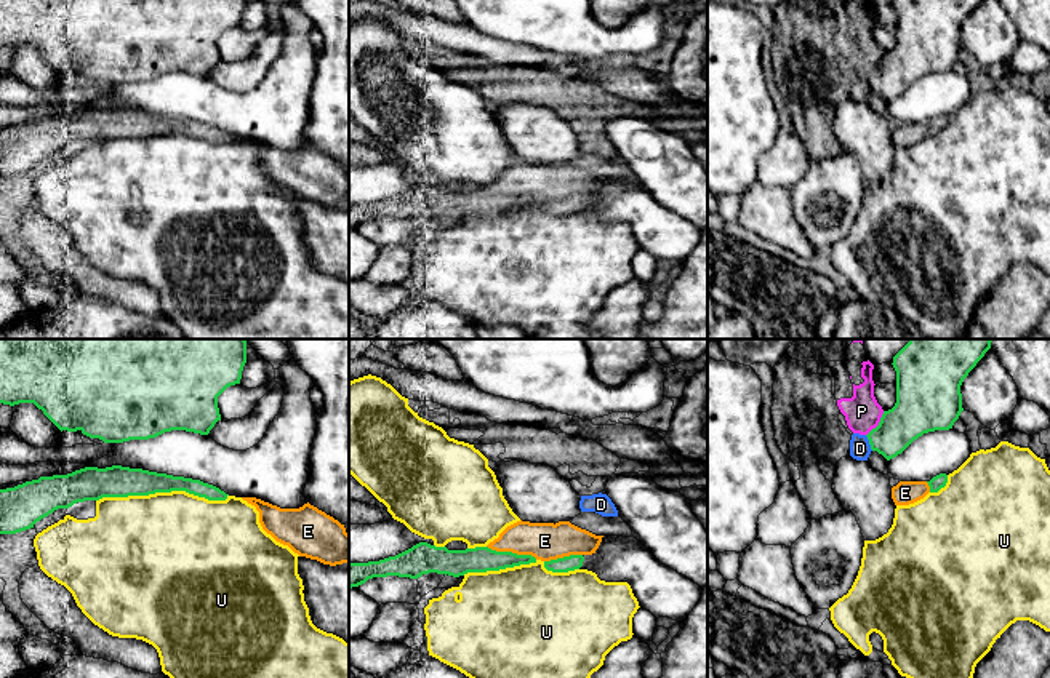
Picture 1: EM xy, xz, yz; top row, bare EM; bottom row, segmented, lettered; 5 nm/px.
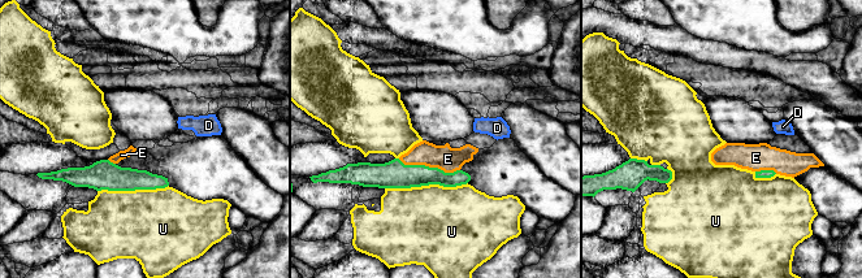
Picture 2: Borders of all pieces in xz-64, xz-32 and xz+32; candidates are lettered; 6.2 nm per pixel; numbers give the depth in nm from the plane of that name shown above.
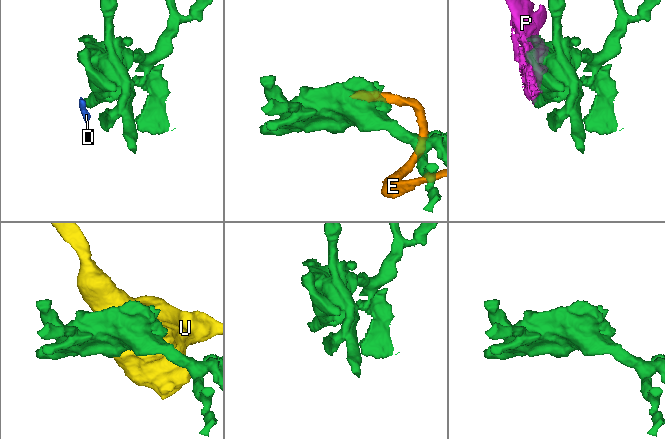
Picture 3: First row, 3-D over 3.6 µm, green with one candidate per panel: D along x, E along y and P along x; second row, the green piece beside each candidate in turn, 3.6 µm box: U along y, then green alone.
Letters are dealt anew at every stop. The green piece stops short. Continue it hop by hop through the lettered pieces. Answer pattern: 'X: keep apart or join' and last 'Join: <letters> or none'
D: keep apart
E: join
P: keep apart
U: keep apart
Join: E

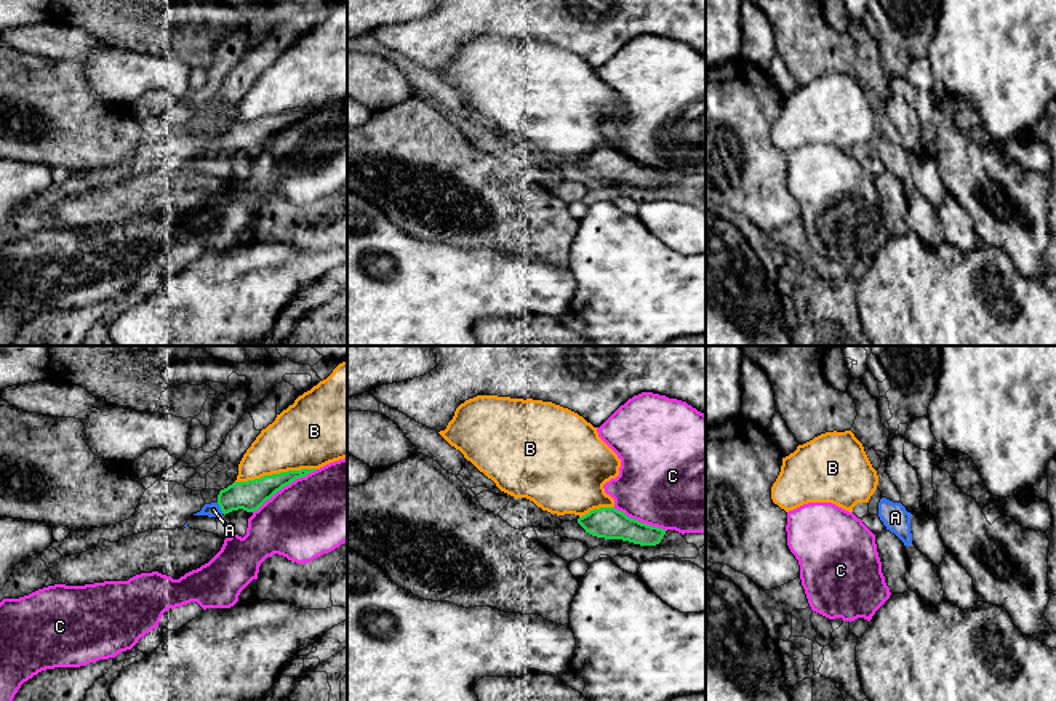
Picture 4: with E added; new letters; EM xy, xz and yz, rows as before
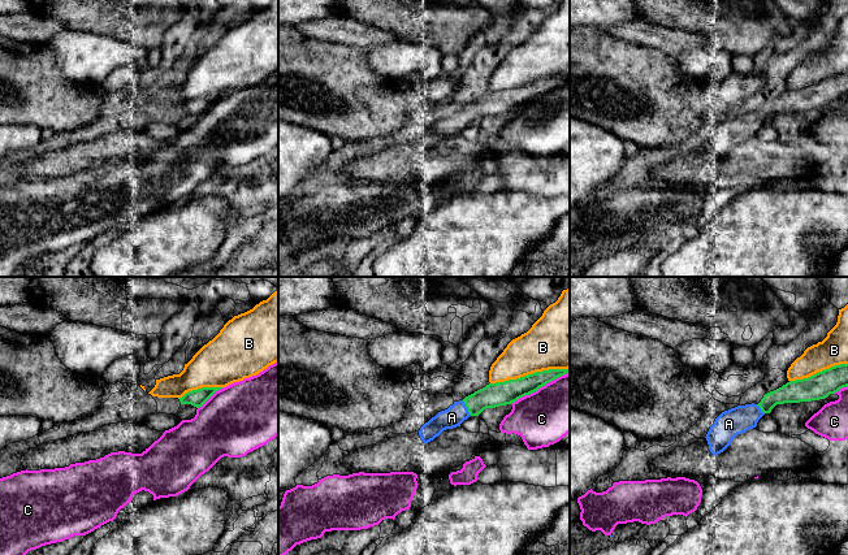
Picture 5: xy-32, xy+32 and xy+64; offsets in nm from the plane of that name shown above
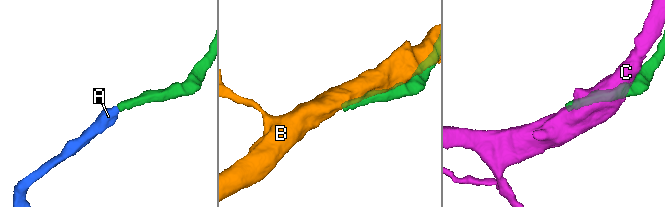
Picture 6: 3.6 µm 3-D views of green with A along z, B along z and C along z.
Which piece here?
A: join
B: keep apart
C: keep apart
Join: A

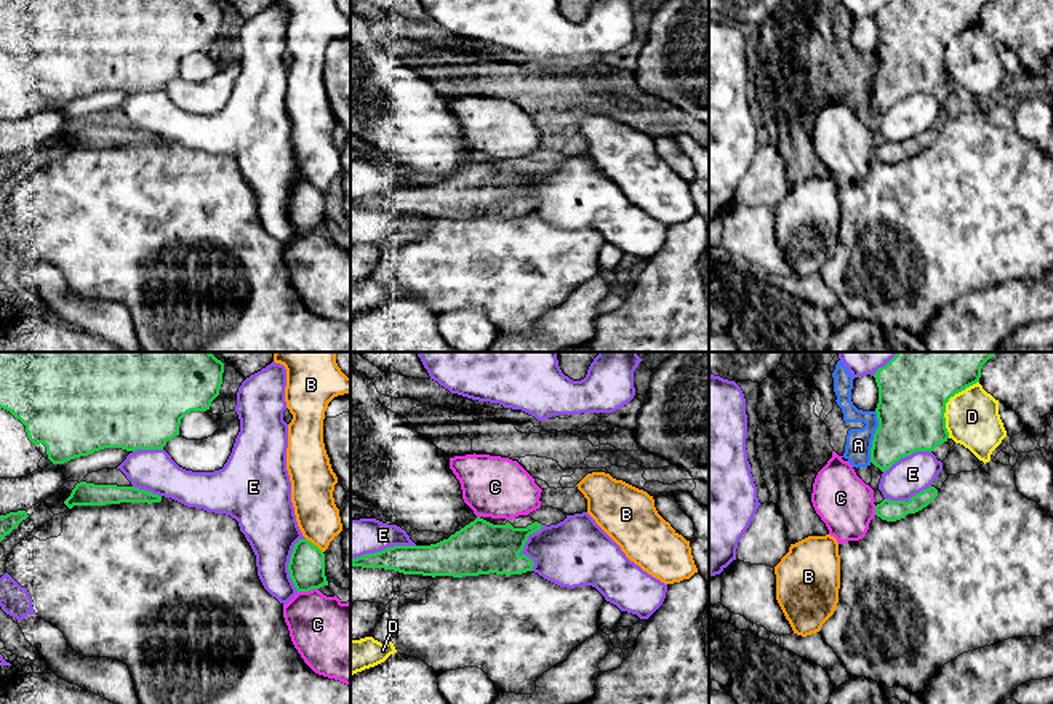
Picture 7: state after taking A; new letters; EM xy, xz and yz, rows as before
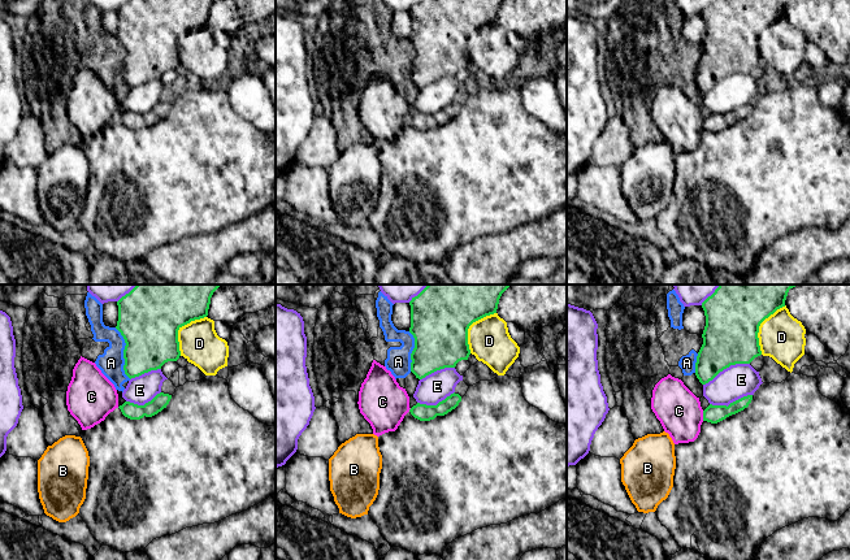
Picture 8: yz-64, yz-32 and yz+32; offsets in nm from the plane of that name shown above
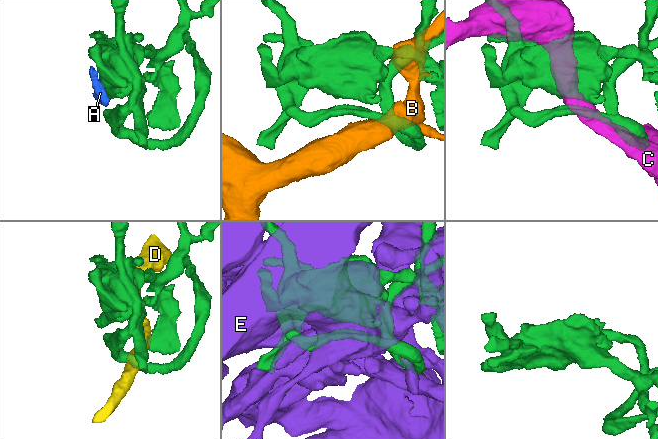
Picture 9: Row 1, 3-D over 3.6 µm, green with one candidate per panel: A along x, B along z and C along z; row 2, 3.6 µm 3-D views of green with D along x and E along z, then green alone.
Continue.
A: keep apart
B: keep apart
C: keep apart
D: keep apart
E: keep apart
Join: none

